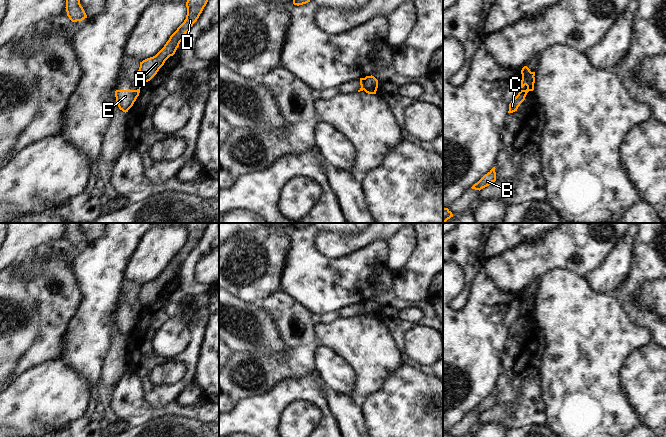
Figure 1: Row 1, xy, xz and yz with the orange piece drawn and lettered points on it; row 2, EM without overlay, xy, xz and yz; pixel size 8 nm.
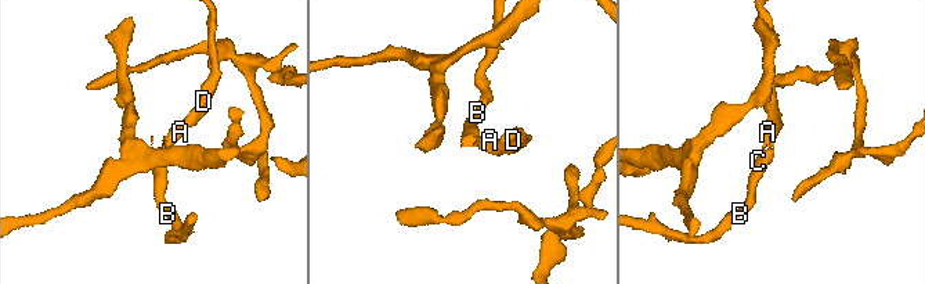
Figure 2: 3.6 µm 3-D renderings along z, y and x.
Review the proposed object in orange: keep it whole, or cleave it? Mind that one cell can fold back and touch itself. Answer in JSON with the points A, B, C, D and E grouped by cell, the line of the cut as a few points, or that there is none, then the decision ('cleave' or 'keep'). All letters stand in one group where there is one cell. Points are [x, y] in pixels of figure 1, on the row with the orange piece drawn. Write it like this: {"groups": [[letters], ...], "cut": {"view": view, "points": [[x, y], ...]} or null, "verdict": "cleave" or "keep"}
{"groups": [["A", "D"], ["B", "C", "E"]], "cut": {"view": "yz", "points": [[533, 76], [522, 77]]}, "verdict": "cleave"}

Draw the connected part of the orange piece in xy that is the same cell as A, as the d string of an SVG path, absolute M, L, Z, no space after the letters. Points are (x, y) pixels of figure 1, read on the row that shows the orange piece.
M187 0L187 15L184 22L170 36L164 47L155 56L140 62L138 75L143 83L150 81L164 65L165 61L175 54L180 42L197 21L207 2L208 0Z

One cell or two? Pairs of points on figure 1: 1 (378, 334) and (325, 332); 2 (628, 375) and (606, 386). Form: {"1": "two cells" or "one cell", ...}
{"1": "one cell", "2": "two cells"}

